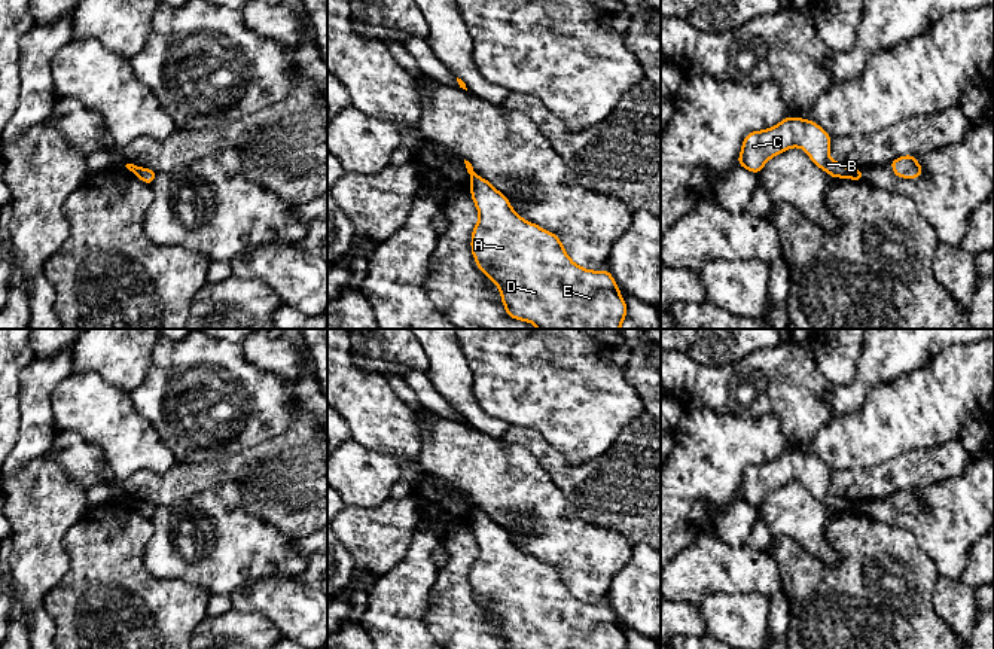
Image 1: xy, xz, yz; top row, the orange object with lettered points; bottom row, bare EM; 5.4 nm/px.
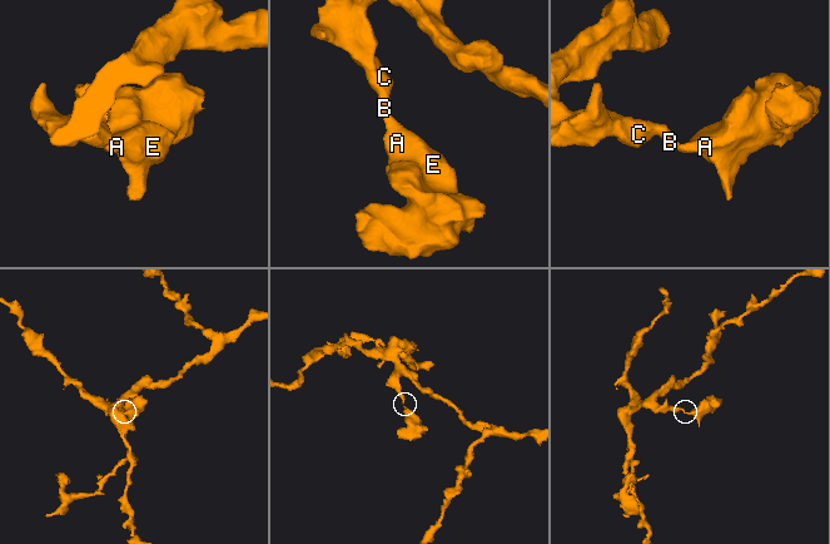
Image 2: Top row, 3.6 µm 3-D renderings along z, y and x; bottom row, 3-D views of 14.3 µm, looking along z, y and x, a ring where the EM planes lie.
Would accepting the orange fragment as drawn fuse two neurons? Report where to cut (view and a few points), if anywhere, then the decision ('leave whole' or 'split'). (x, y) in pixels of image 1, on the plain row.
cut yz (848, 502), (842, 509); split

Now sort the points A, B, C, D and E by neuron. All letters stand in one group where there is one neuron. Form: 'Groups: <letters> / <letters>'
Groups: A D E / B C

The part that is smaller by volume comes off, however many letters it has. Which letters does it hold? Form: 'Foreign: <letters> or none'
Foreign: A, D, E

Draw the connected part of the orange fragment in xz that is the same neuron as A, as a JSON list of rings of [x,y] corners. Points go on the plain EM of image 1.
[[[475,509],[470,528],[479,546],[472,588],[476,600],[497,618],[507,649],[626,649],[626,637],[609,604],[576,598],[555,567],[524,554],[488,514]]]

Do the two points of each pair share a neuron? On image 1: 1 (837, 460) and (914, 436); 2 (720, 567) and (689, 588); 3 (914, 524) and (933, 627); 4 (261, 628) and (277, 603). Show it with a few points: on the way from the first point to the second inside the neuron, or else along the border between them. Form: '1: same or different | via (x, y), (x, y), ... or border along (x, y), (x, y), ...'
1: same | via (856, 441), (868, 436), (895, 436)
2: same | via (713, 567), (697, 581)
3: different | border along (892, 524), (912, 535), (939, 575)
4: different | border along (234, 609), (264, 614), (281, 633)

